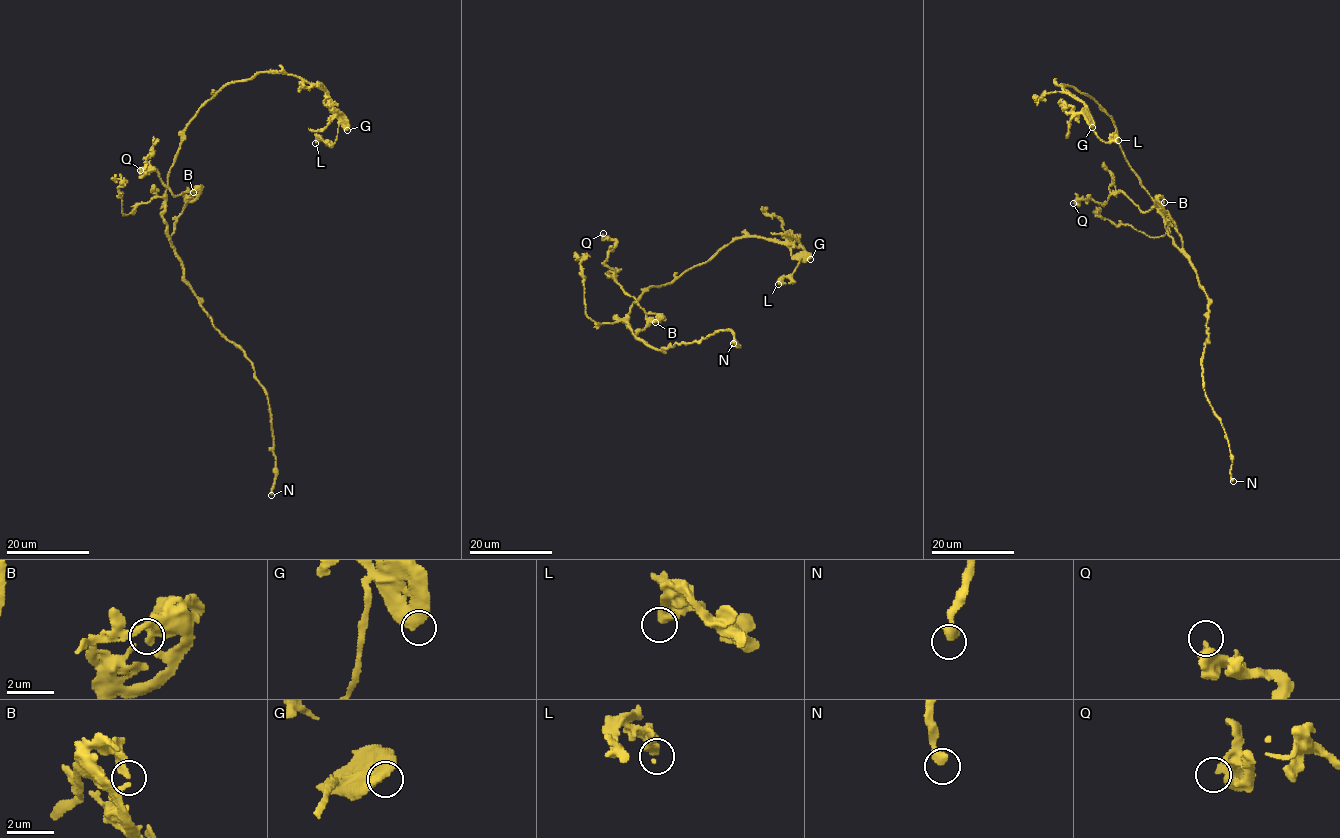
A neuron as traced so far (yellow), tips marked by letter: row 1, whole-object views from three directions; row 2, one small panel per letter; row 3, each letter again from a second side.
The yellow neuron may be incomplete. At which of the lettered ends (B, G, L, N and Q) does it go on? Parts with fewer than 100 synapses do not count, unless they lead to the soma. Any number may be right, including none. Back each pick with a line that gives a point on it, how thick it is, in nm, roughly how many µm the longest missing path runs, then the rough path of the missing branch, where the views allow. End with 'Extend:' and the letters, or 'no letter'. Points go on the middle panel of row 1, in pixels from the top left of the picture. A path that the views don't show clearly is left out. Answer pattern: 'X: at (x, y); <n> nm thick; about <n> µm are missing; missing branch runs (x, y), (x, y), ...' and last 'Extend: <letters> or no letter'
Extend: no letter

